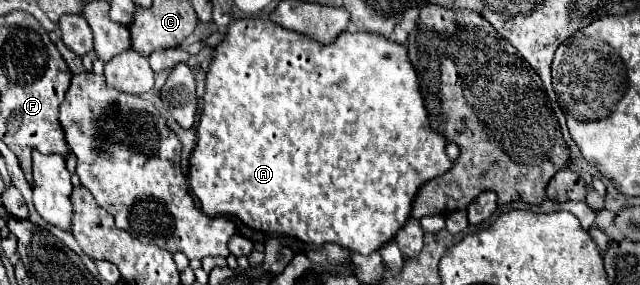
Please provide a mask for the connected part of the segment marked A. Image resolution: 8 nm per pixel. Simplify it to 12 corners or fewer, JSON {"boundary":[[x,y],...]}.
{"boundary":[[401,43],[213,49],[203,213],[373,253],[453,163]]}

